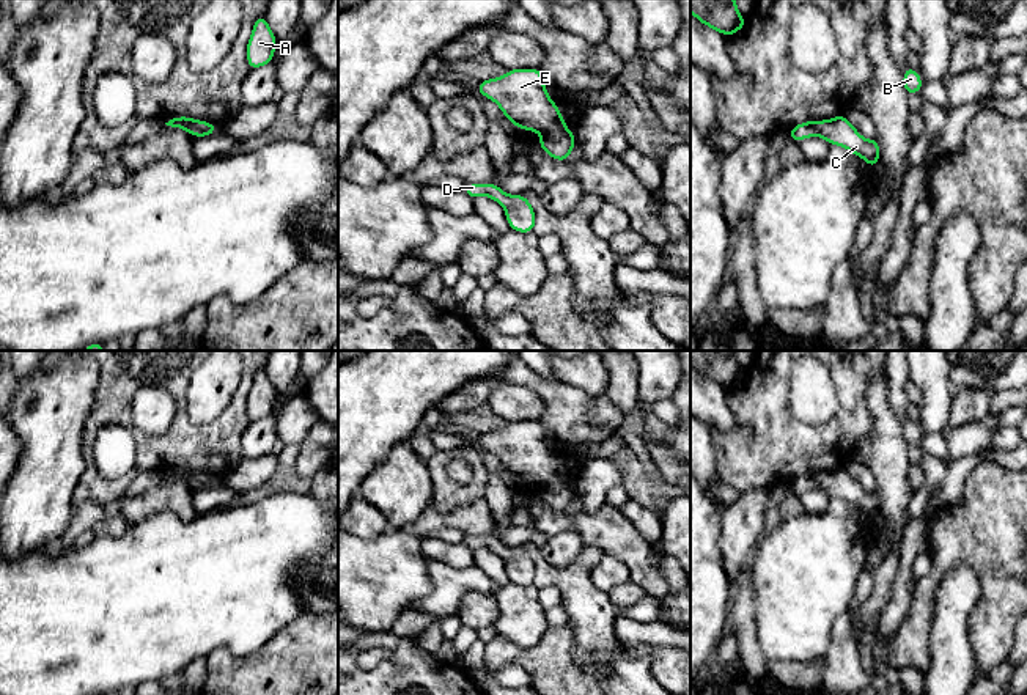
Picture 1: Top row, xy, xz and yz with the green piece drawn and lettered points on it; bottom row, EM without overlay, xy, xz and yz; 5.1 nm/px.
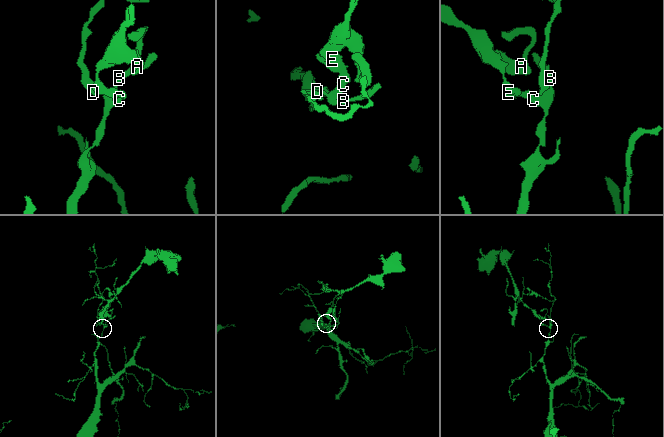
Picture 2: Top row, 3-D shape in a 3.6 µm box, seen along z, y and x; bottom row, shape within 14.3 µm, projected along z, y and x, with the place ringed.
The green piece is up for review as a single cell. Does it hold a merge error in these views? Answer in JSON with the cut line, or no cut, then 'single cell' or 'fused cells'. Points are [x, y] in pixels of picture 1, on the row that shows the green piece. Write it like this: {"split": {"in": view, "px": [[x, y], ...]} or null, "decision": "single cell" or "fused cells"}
{"split": {"in": "xz", "px": [[563, 125], [557, 125], [543, 134]]}, "decision": "fused cells"}

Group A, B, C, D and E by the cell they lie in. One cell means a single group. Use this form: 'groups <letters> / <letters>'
groups A E / B C D

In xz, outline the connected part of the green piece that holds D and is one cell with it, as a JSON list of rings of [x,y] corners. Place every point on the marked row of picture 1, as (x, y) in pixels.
[[[466,184],[464,193],[472,200],[478,195],[486,195],[495,203],[500,203],[505,209],[505,215],[511,230],[519,233],[533,233],[535,211],[530,201],[521,195],[506,195],[497,184]]]

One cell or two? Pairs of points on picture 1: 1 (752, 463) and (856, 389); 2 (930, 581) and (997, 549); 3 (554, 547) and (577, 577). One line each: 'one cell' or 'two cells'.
1: one cell
2: one cell
3: two cells

